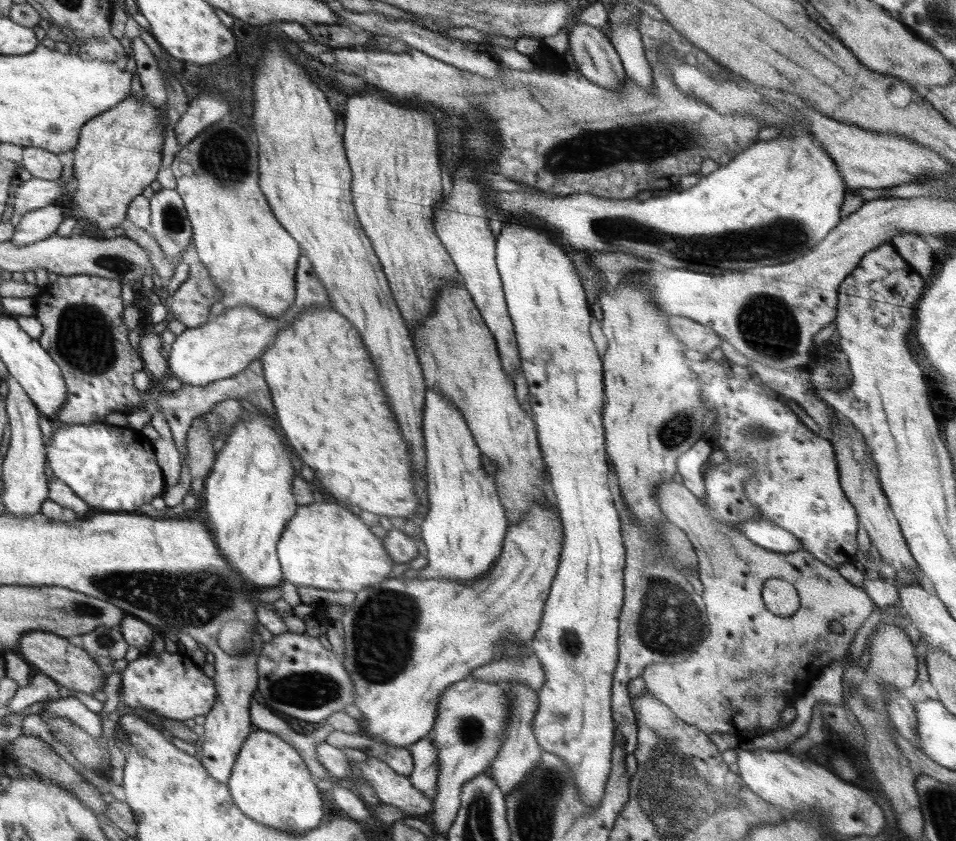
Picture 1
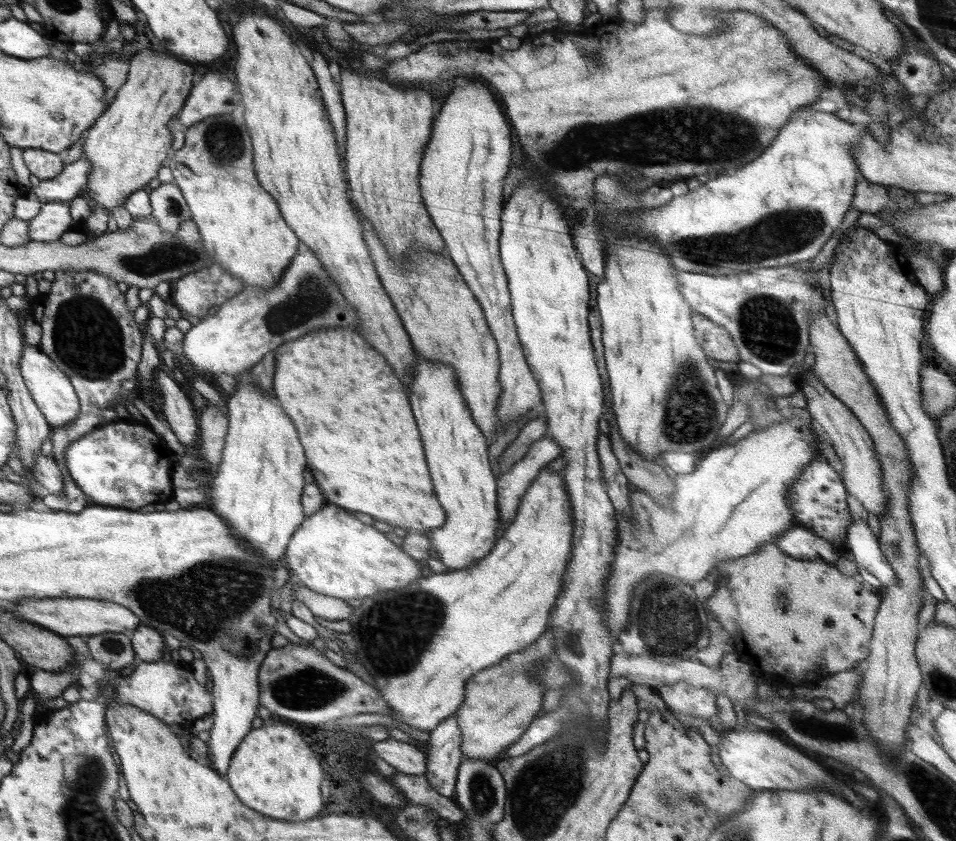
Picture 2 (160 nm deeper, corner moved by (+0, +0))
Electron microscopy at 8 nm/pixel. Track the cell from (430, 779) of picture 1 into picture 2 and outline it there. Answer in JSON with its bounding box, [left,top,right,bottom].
[422,715,462,799]

